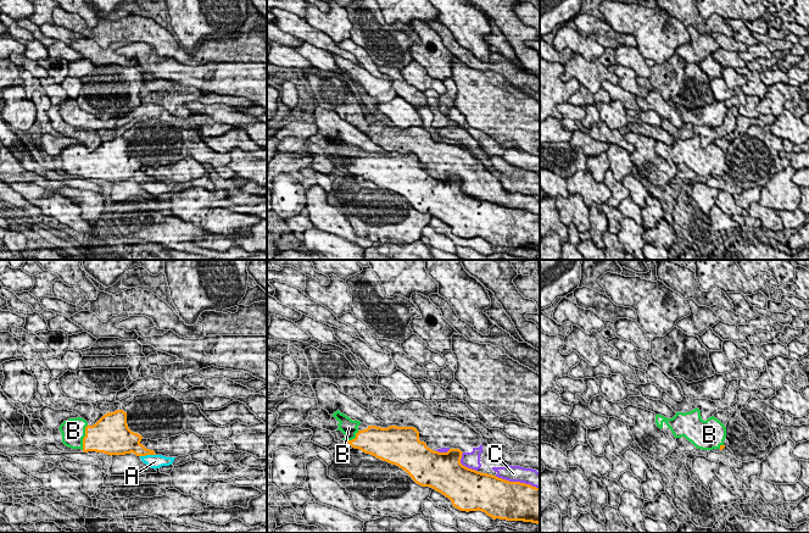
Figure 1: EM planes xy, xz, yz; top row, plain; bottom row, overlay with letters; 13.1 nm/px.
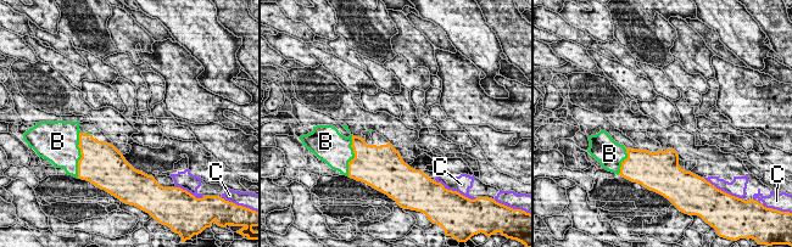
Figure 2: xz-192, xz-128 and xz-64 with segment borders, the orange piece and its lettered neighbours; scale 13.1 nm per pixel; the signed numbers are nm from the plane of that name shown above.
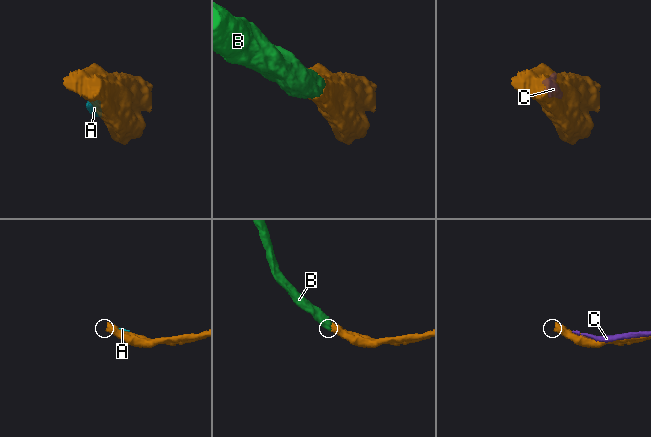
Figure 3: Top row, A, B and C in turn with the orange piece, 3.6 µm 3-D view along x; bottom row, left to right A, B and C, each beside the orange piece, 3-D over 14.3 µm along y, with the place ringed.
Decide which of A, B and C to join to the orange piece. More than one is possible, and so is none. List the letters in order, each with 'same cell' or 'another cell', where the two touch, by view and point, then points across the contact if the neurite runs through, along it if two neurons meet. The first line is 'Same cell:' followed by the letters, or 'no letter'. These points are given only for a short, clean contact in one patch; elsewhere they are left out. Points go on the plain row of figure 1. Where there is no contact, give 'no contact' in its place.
Same cell: B
A: another cell; meets orange in xy at (148, 181)
B: same cell; meets orange in xy at (84, 164)
C: another cell; meets orange in xz at (517, 209)

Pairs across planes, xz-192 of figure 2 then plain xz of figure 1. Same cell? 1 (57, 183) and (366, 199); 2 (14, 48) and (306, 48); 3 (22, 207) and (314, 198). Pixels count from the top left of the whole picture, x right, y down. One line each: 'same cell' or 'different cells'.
1: same cell
2: same cell
3: same cell

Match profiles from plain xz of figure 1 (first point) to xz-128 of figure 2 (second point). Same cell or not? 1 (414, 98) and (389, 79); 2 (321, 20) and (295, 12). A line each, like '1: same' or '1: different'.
1: same
2: same

